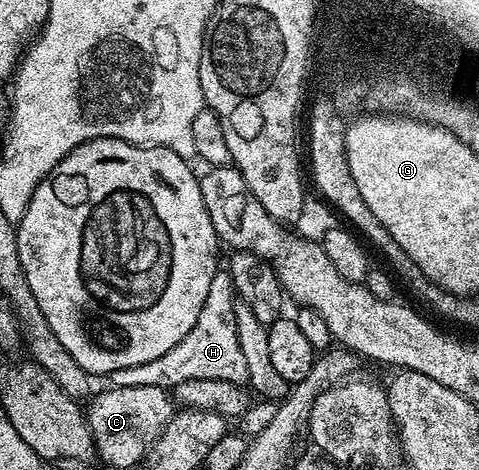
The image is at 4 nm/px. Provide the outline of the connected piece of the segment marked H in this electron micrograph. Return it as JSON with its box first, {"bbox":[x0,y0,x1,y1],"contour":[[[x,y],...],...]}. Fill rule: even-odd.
{"bbox":[110,271,247,387],"contour":[[[217,271],[210,279],[210,291],[206,291],[206,303],[198,311],[198,323],[190,327],[190,335],[182,339],[166,355],[138,367],[126,367],[110,375],[115,387],[146,387],[163,385],[175,387],[190,379],[218,379],[219,381],[247,382],[246,358],[238,348],[238,327],[234,323],[234,307],[237,303],[236,288],[227,272]]]}

